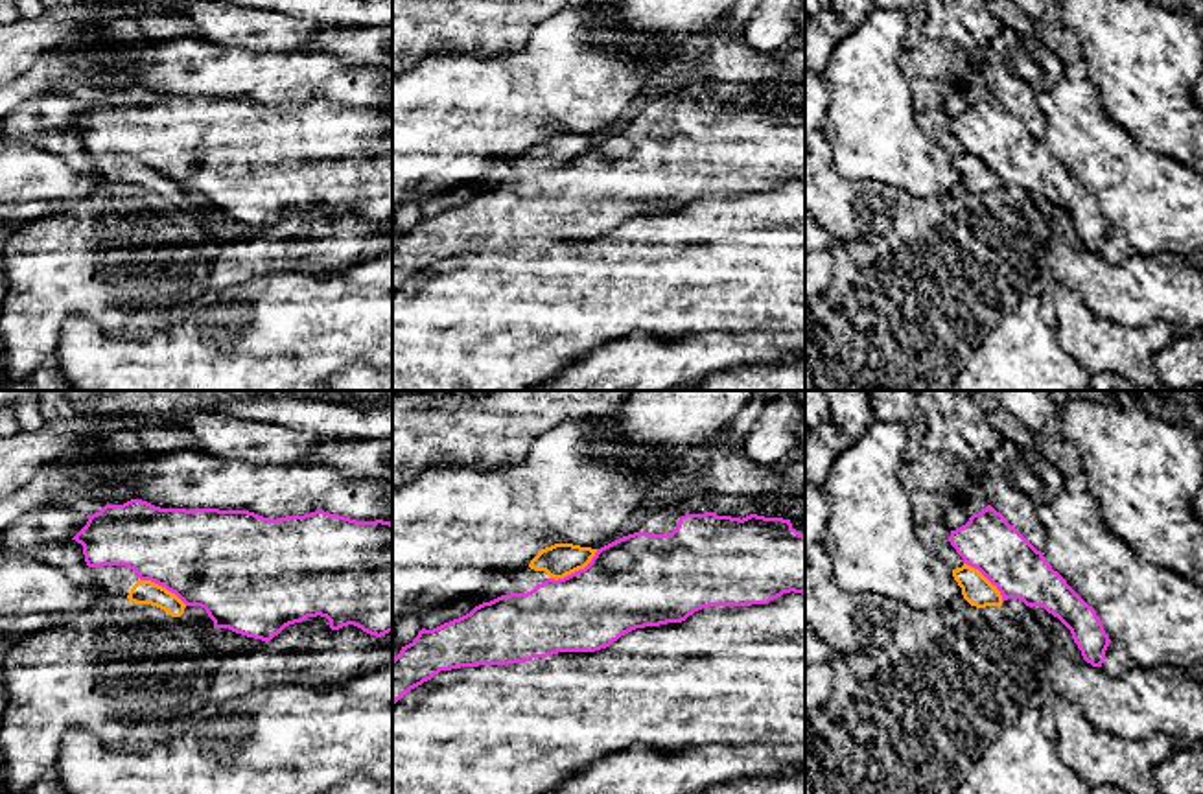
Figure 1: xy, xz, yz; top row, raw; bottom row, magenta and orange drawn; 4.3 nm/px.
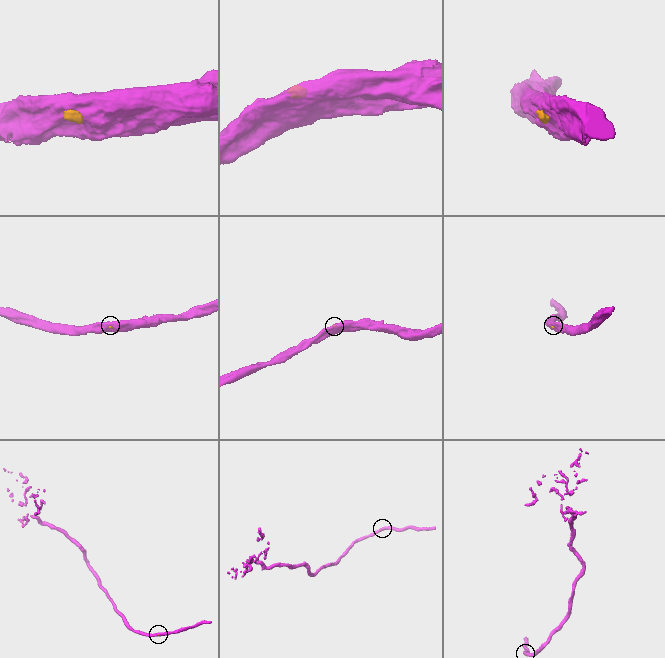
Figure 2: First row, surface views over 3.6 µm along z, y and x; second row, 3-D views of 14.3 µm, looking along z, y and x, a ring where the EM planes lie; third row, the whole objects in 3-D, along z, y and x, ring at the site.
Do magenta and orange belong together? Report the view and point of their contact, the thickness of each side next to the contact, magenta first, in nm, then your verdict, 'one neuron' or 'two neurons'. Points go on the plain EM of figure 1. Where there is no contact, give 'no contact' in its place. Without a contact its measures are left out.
meets magenta in xz at (575, 159); 400 nm thick on the magenta side, 150 nm on the other; two neurons

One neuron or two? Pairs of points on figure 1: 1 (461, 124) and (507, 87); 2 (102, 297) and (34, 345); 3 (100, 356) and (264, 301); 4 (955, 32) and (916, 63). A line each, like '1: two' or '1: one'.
1: one
2: one
3: one
4: one

